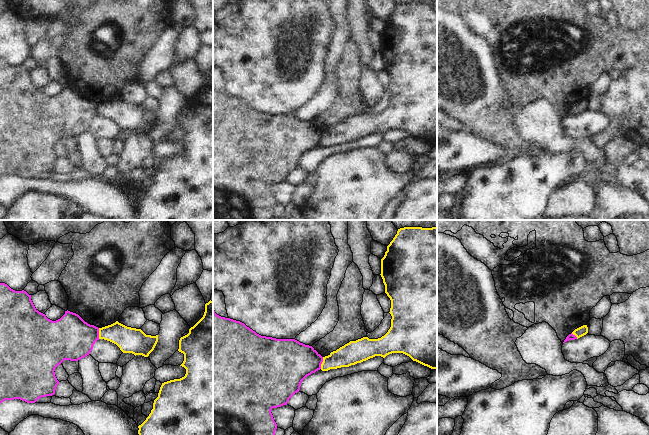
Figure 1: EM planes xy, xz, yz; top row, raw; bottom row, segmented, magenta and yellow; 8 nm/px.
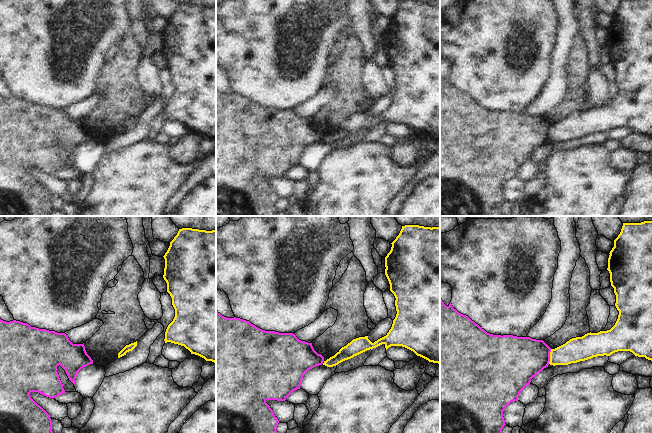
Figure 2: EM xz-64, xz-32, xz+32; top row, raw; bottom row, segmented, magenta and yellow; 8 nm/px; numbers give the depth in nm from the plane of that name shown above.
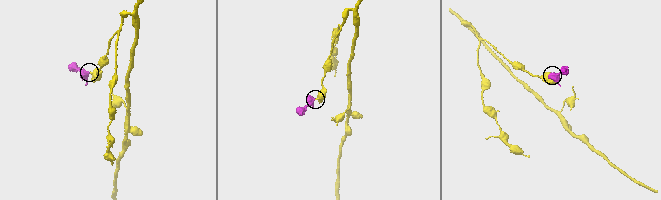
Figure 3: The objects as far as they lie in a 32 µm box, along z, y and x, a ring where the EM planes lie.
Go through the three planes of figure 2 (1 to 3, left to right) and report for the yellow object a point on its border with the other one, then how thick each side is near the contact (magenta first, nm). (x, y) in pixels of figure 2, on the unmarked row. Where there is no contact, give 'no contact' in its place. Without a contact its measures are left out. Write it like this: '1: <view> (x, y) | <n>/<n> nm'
1: no contact
2: no contact
3: xz+32 (549, 132) | 360/190 nm

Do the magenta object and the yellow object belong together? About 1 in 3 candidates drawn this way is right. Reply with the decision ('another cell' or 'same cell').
another cell

